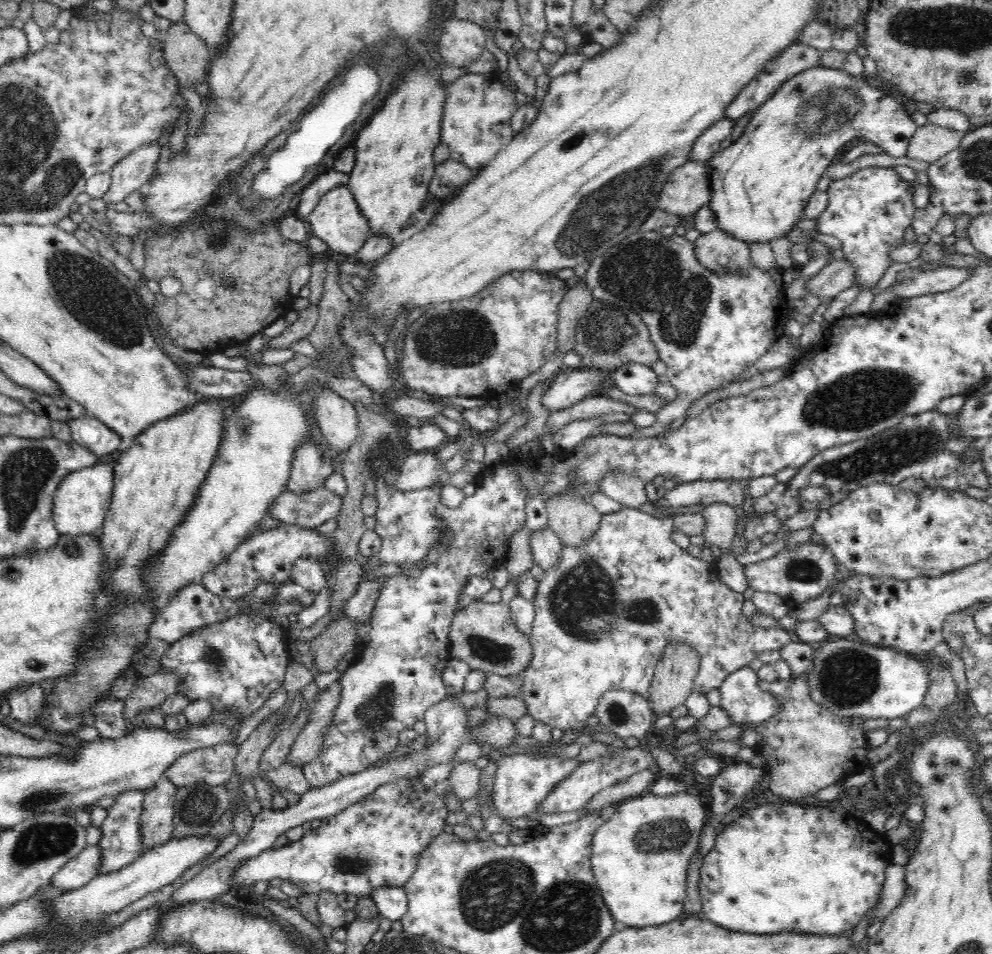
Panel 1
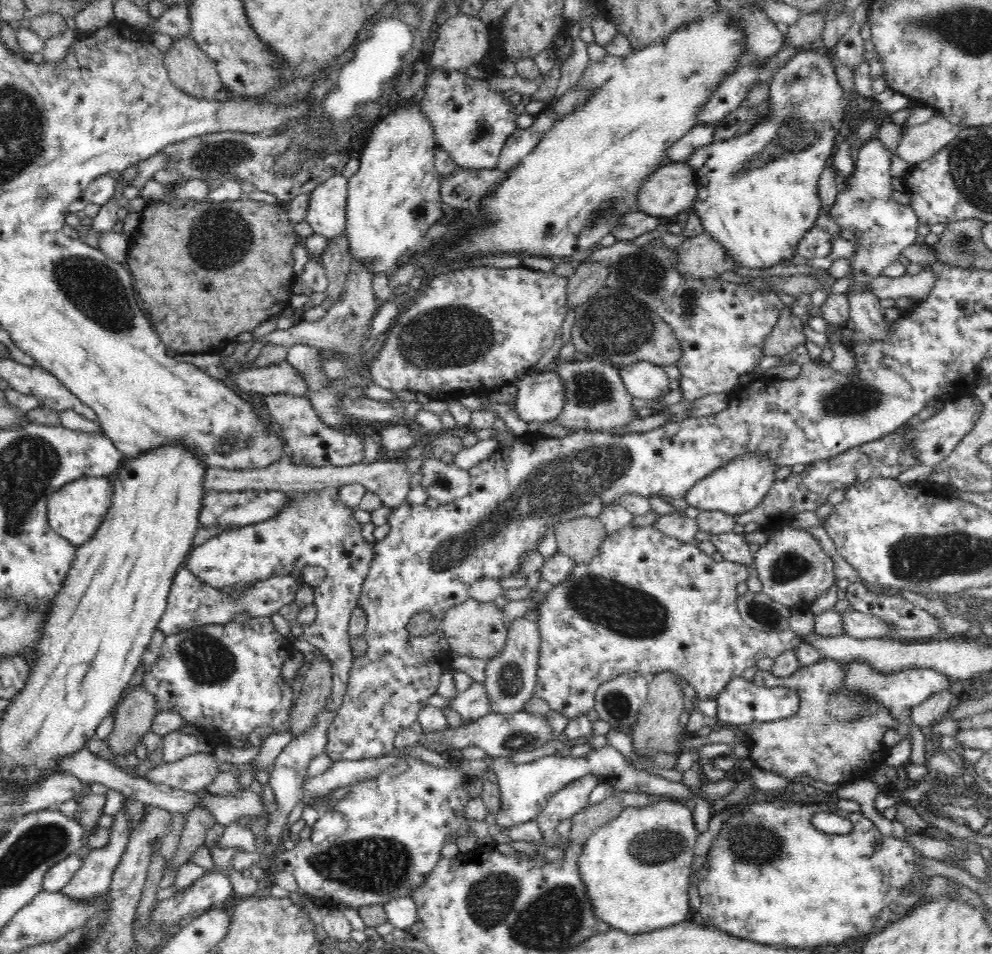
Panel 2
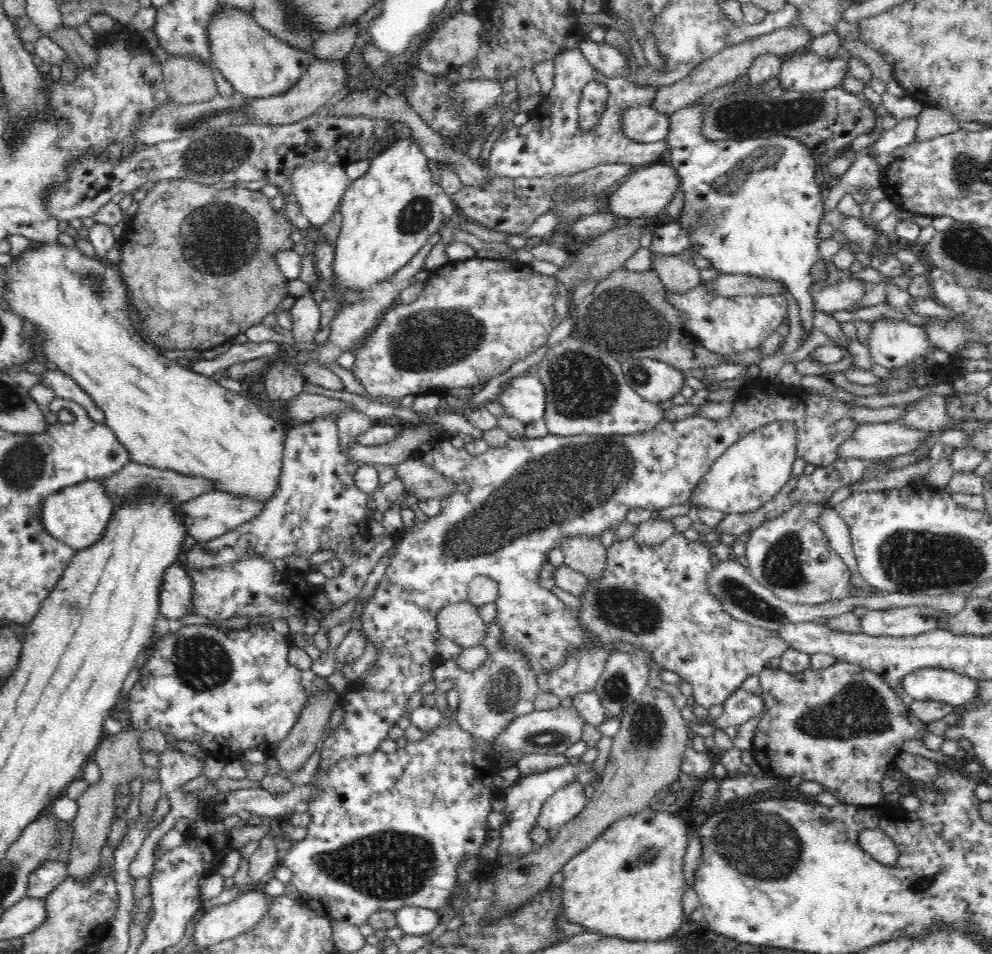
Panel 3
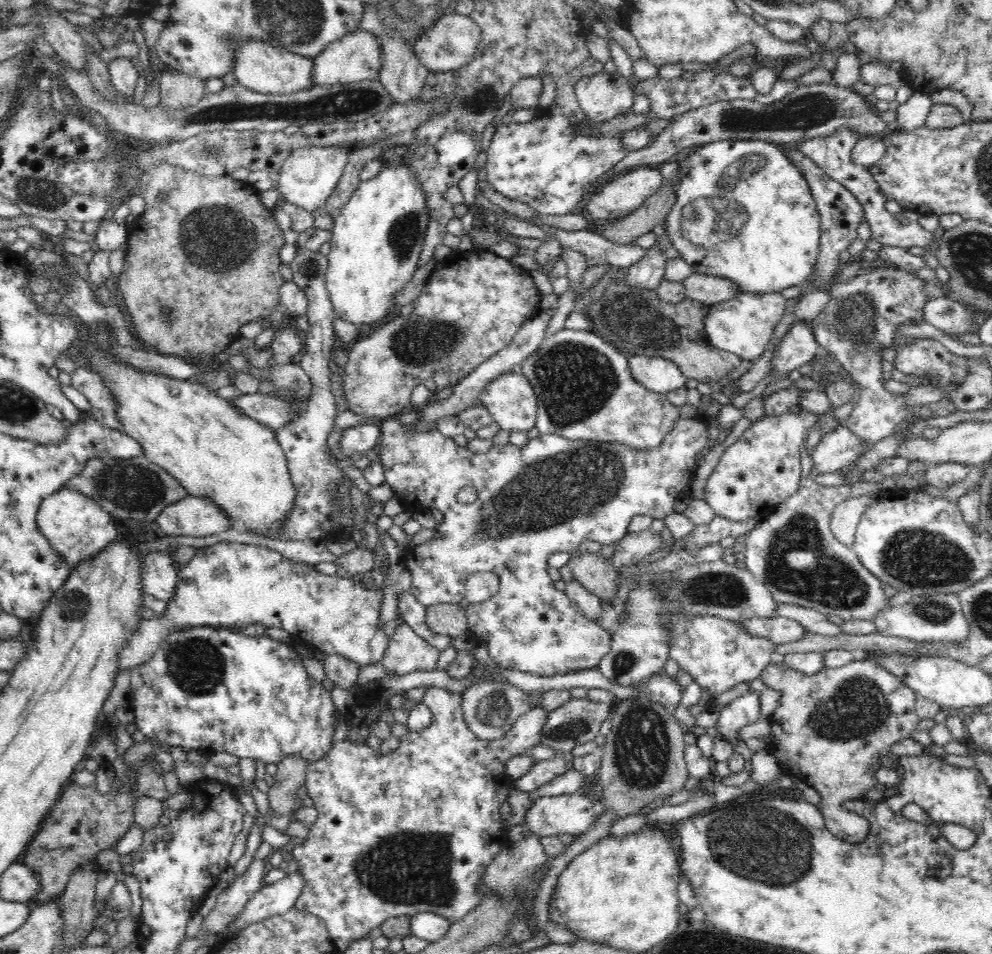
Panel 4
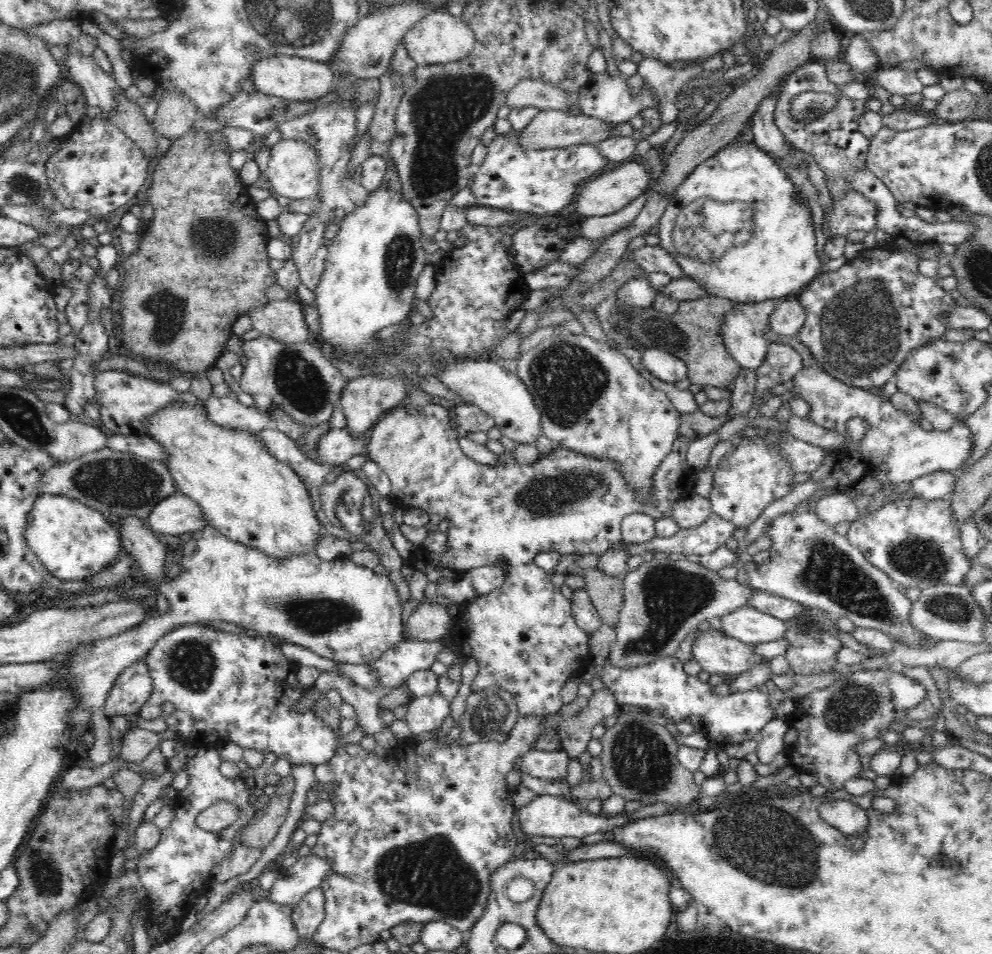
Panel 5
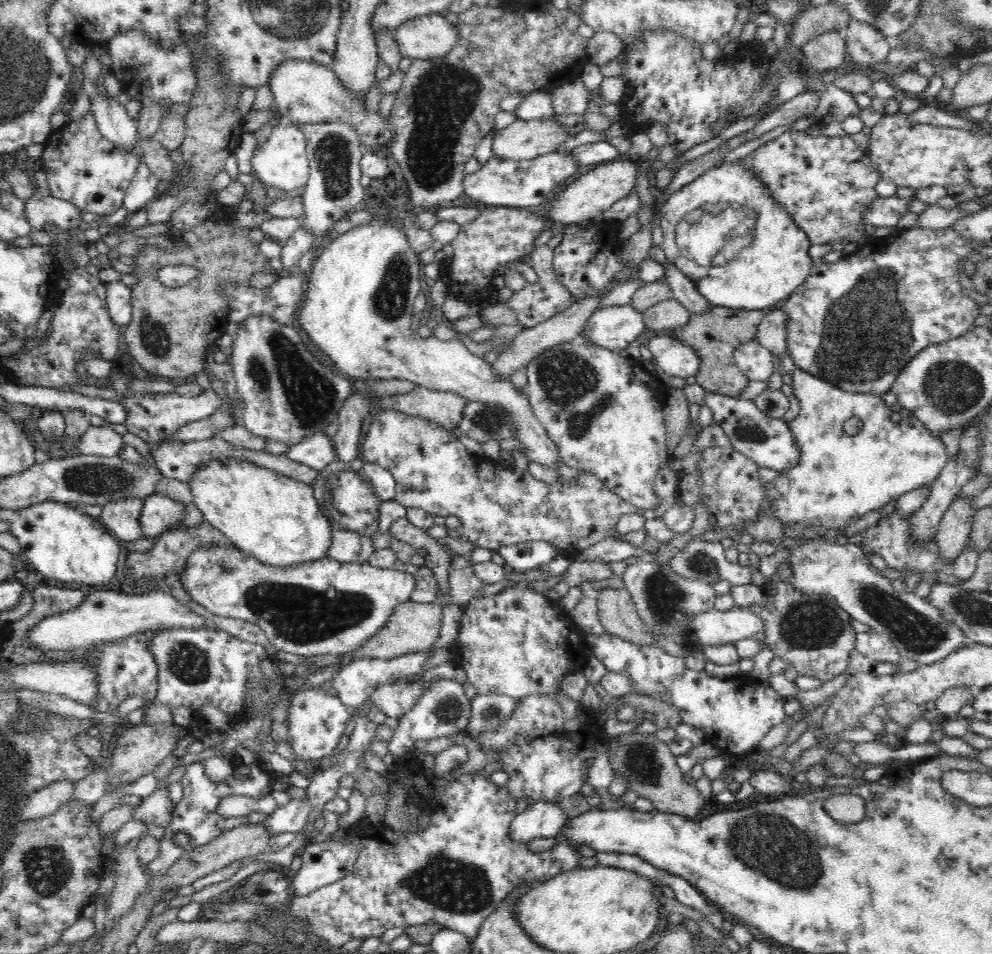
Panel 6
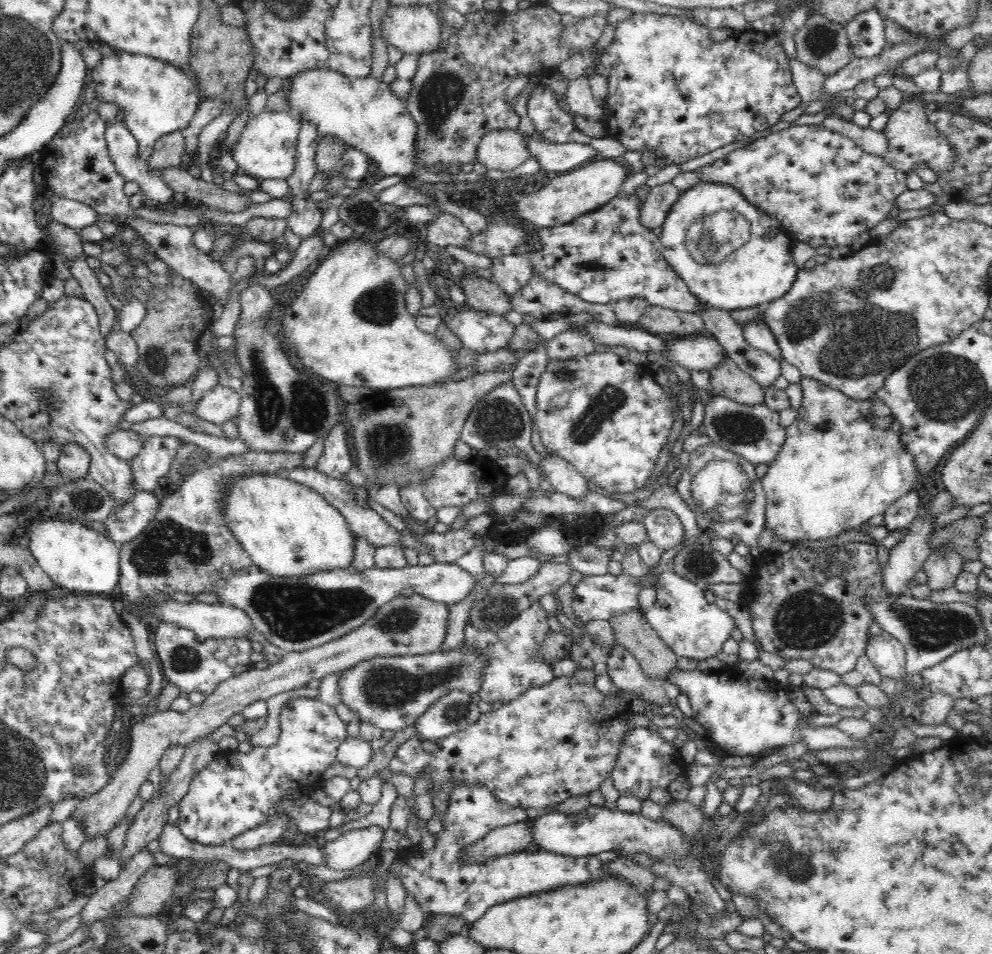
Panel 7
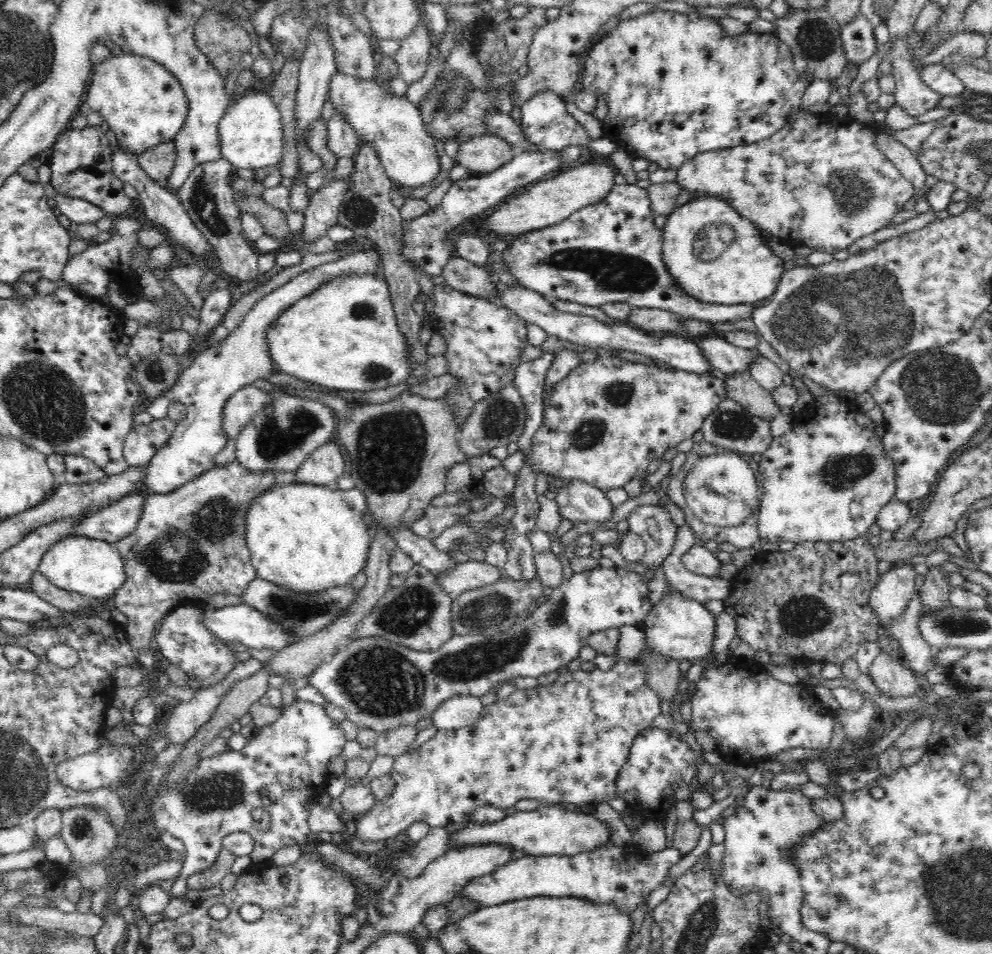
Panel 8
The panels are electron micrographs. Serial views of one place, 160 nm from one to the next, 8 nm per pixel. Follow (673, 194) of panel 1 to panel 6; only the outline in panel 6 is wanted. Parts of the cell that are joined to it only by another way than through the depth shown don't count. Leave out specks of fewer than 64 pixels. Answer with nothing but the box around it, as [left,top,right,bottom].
[549,157,638,226]

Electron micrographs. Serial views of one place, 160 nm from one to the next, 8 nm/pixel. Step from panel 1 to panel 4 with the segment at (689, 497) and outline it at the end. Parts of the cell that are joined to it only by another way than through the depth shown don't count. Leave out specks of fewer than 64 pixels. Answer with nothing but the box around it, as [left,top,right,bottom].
[703,409,823,521]

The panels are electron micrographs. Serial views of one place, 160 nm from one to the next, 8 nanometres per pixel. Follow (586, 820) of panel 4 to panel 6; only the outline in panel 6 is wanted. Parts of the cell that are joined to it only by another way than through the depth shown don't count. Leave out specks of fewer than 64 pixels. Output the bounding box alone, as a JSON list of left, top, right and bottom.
[508,800,570,845]

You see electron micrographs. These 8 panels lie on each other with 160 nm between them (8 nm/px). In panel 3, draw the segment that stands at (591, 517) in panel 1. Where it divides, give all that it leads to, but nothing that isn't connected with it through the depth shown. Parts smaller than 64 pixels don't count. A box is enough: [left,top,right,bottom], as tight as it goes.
[561,535,608,580]

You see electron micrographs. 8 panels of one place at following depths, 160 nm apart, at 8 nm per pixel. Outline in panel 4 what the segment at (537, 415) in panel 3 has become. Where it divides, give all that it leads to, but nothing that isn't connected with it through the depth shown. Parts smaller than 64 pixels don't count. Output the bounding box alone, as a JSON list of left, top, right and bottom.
[478,370,536,434]

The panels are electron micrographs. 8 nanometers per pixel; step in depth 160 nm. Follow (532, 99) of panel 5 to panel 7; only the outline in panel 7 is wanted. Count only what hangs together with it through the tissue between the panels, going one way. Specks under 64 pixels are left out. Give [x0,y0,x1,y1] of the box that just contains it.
[564,77,603,120]

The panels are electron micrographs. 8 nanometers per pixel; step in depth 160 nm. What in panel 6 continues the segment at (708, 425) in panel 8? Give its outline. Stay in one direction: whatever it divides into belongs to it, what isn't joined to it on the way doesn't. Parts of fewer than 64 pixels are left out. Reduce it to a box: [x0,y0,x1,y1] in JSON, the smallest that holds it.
[704,391,801,471]

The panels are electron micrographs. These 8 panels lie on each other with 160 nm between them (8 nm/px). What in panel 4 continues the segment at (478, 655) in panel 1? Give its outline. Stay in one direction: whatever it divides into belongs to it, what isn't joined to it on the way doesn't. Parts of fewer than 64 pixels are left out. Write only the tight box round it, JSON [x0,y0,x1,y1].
[426,603,470,635]

